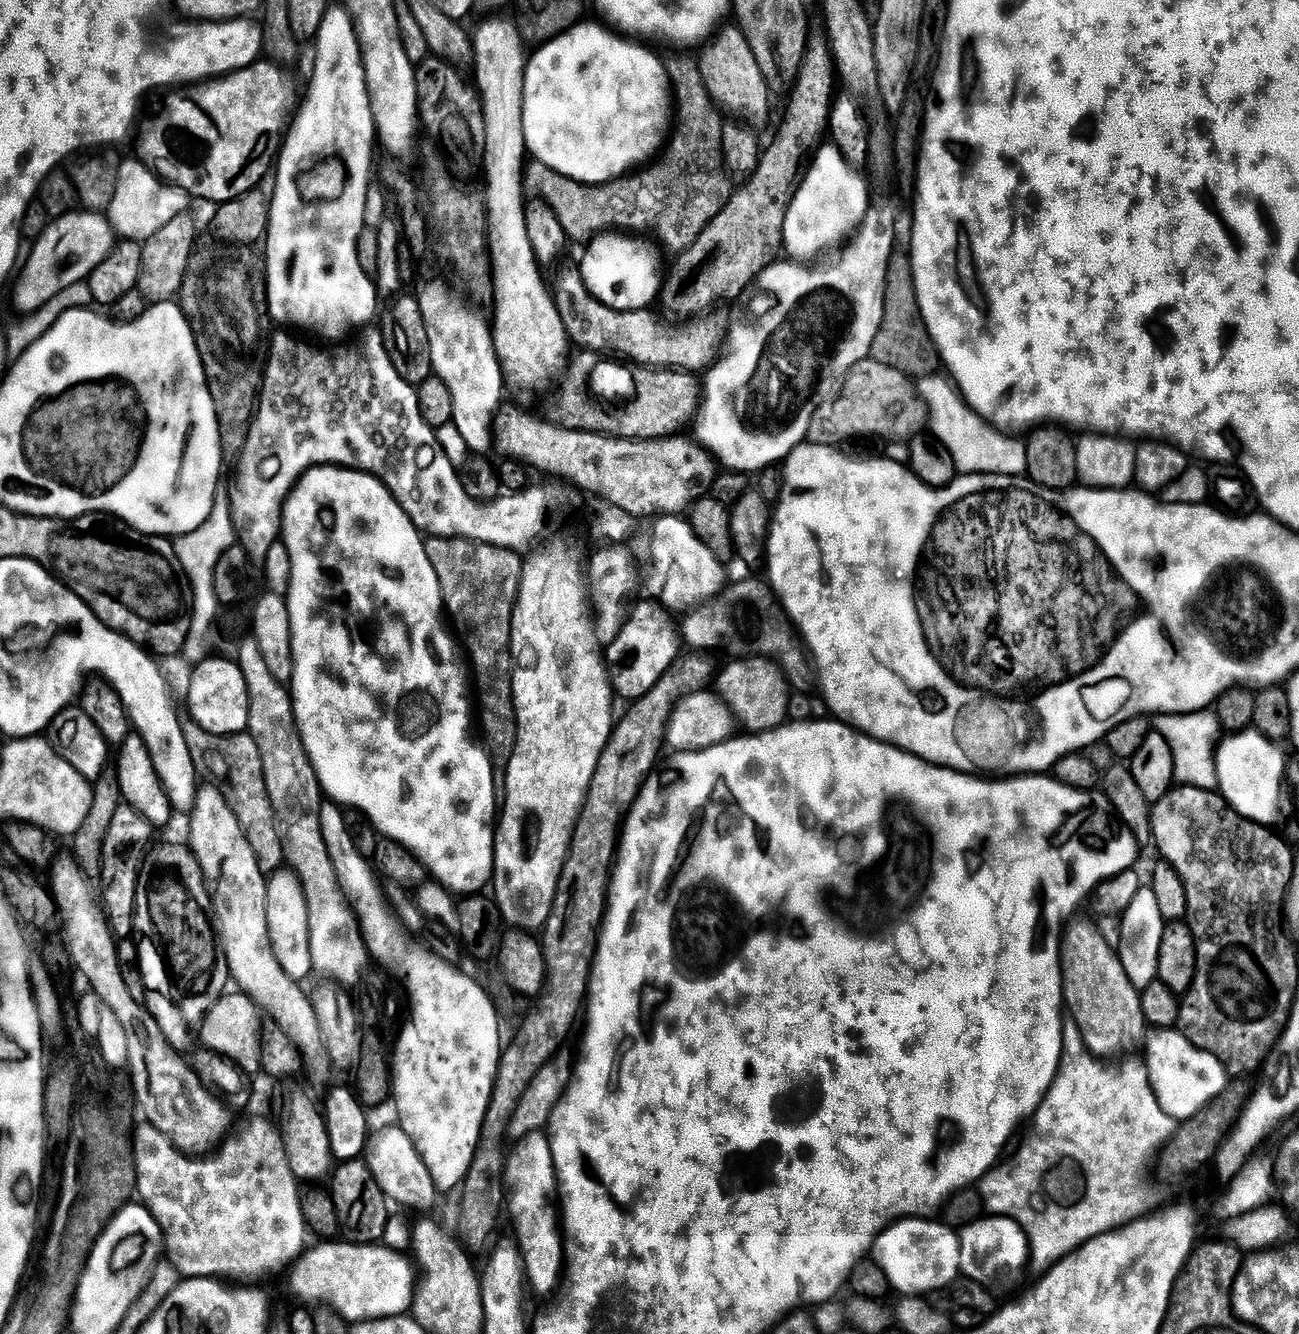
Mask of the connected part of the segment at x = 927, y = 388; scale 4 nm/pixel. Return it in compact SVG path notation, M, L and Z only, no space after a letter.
M943 375L927 376L925 380L919 381L918 391L920 397L924 400L924 405L928 407L928 419L930 421L931 435L941 440L946 446L946 450L950 450L950 454L956 463L957 473L975 474L977 476L1015 476L1023 477L1028 471L1026 466L1026 450L1027 443L1023 439L1015 440L1015 435L1005 434L1001 429L988 423L984 417L978 415L974 409L968 407L967 400L960 395L959 391L954 387L951 379L945 378Z

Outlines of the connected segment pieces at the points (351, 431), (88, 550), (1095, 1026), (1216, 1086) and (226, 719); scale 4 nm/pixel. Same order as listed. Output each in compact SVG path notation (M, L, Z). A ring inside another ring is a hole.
M369 327L359 336L360 340L353 344L340 342L335 346L324 346L328 348L315 348L292 336L276 336L272 340L268 365L262 368L256 415L248 426L246 446L238 457L240 465L236 468L236 485L232 488L230 501L238 544L249 561L263 562L270 546L278 543L284 506L300 477L311 468L343 466L355 470L356 460L364 456L364 472L368 473L368 464L384 464L384 444L392 444L392 448L412 448L412 444L433 444L438 439L437 433L426 423L410 430L416 432L416 436L408 436L408 432L392 432L392 436L388 436L384 426L396 426L396 418L416 418L420 413L417 389L394 370L394 362L390 362L390 354L386 354L384 334L379 327Z
M48 518L48 542L46 554L36 563L50 566L61 584L64 584L88 609L100 619L107 628L120 636L133 640L153 657L180 656L185 651L186 629L194 611L194 597L188 587L176 545L167 536L151 536L130 528L123 522L113 523L113 528L102 526L96 518L90 519L90 538L86 534L86 518L77 518L71 522ZM92 530L94 532L94 562L92 562Z
M1095 923L1080 924L1064 936L1064 1007L1078 1026L1084 1045L1097 1058L1112 1058L1123 1048L1145 1039L1140 993L1126 978L1117 949L1106 944Z
M1156 1030L1147 1037L1147 1044L1148 1080L1152 1083L1152 1089L1162 1110L1173 1116L1177 1122L1183 1122L1198 1114L1198 1110L1202 1110L1214 1098L1218 1098L1218 1094L1222 1094L1228 1087L1230 1075L1223 1063L1214 1054L1204 1052L1192 1044L1183 1034L1169 1034L1164 1030Z
M207 658L197 663L192 668L192 681L188 684L188 708L191 719L195 720L202 730L206 730L211 736L238 736L247 733L248 730L248 691L246 690L246 678L242 674L239 663L232 660L214 660Z

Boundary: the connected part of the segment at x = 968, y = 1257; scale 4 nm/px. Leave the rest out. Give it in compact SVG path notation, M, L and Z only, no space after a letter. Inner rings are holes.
M989 1215L979 1218L959 1229L960 1270L965 1280L985 1286L1008 1288L1029 1267L1028 1235L1004 1216Z

